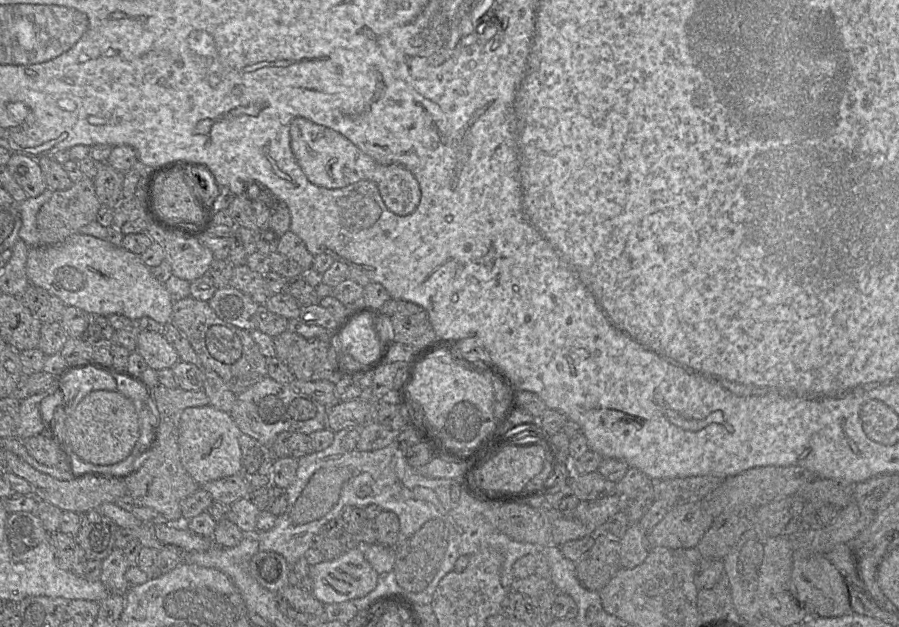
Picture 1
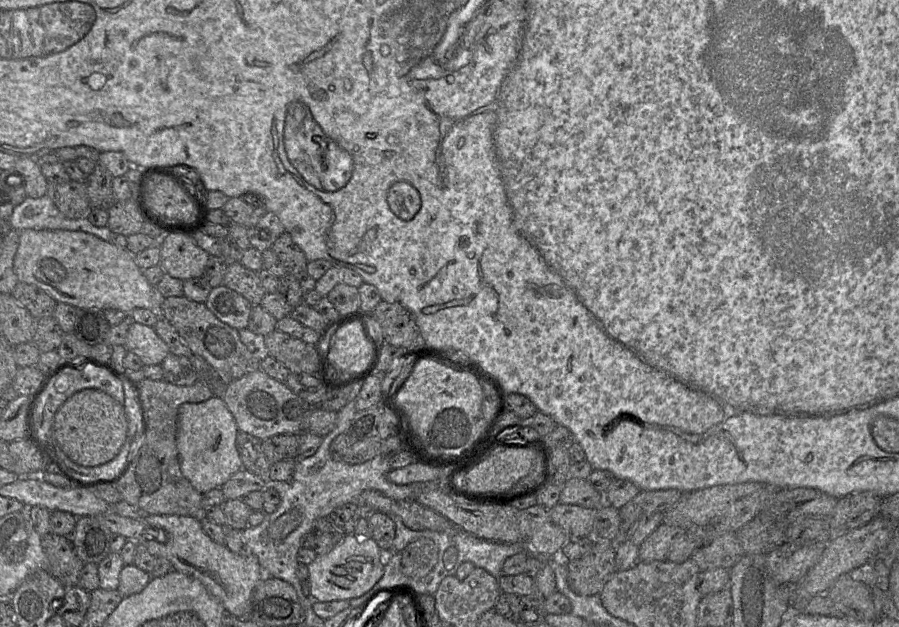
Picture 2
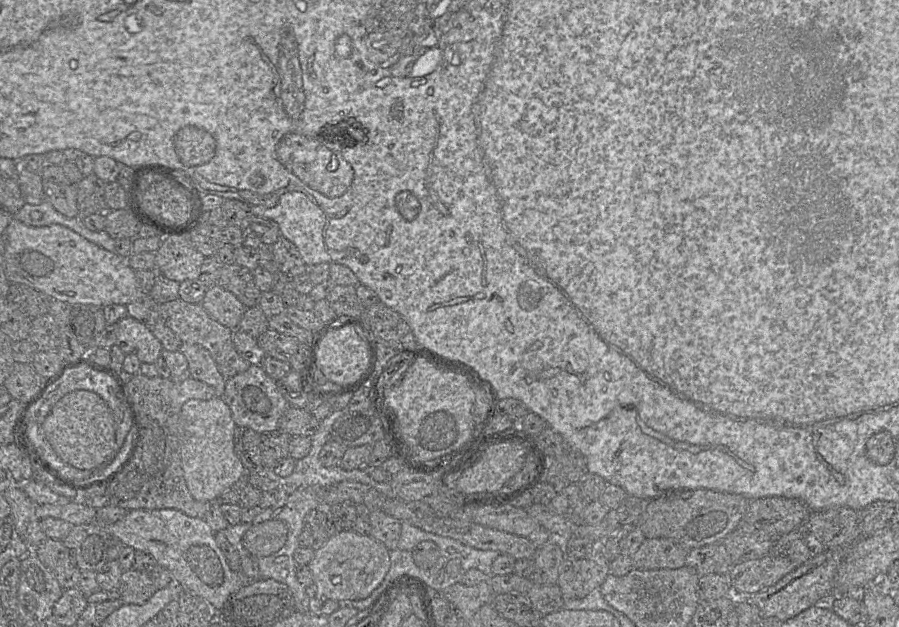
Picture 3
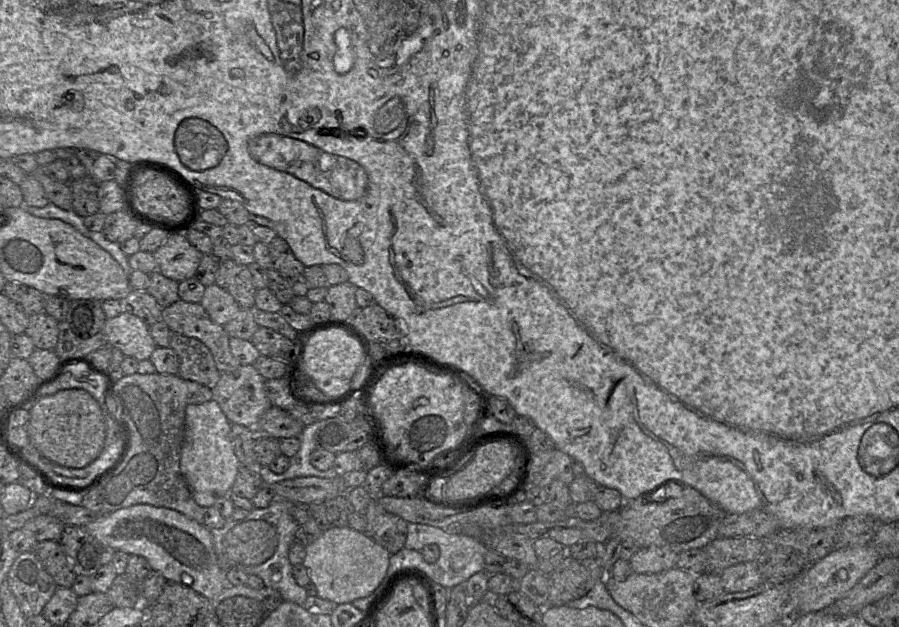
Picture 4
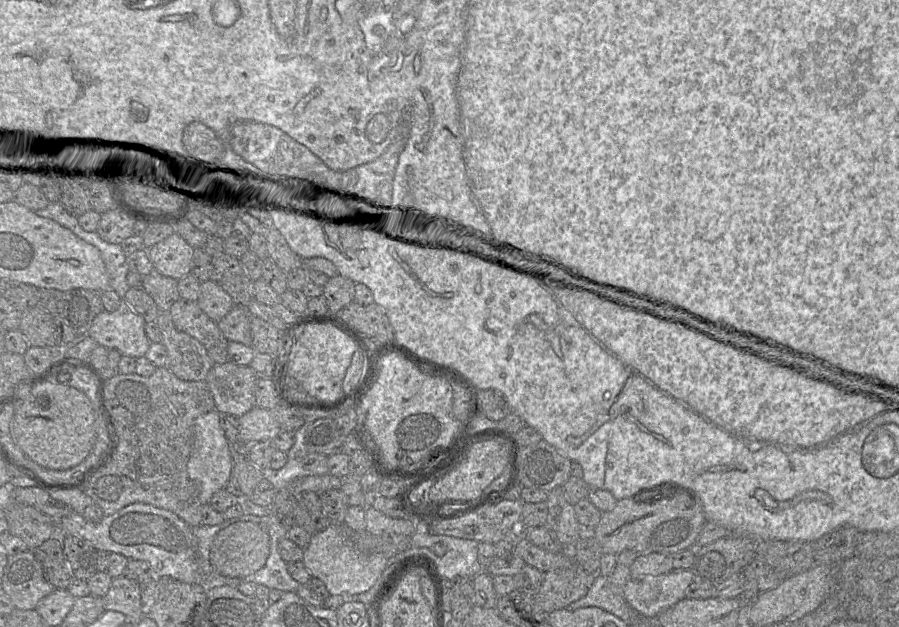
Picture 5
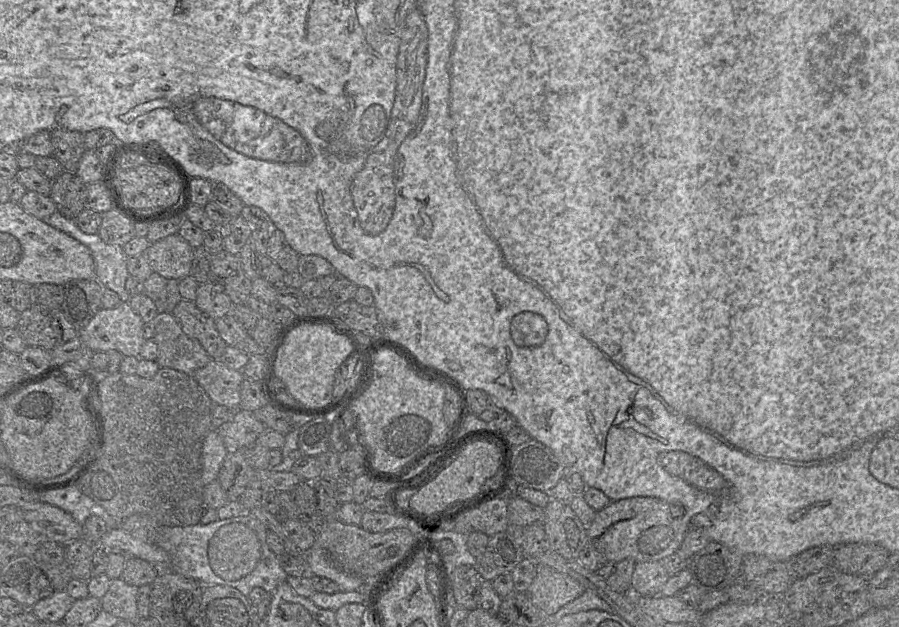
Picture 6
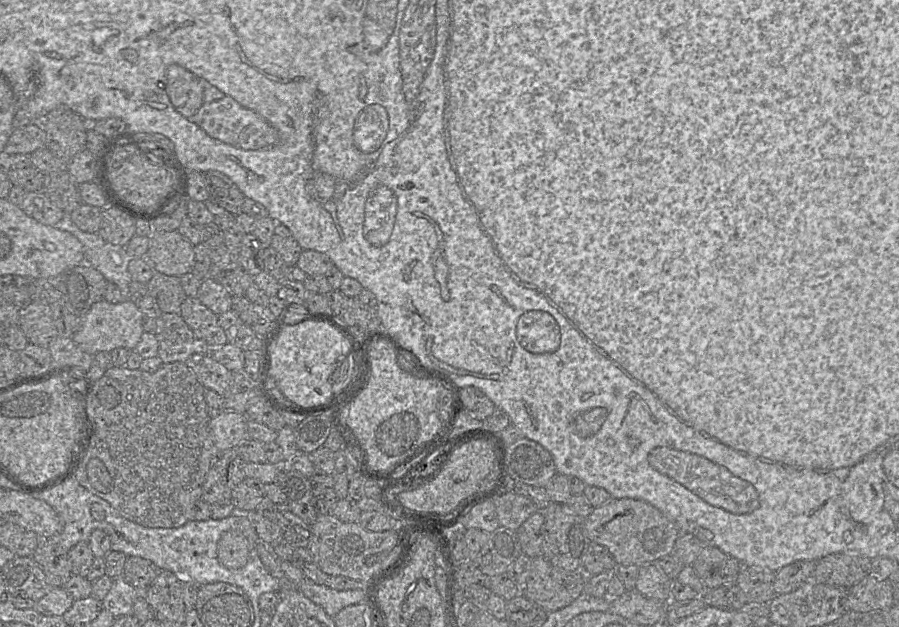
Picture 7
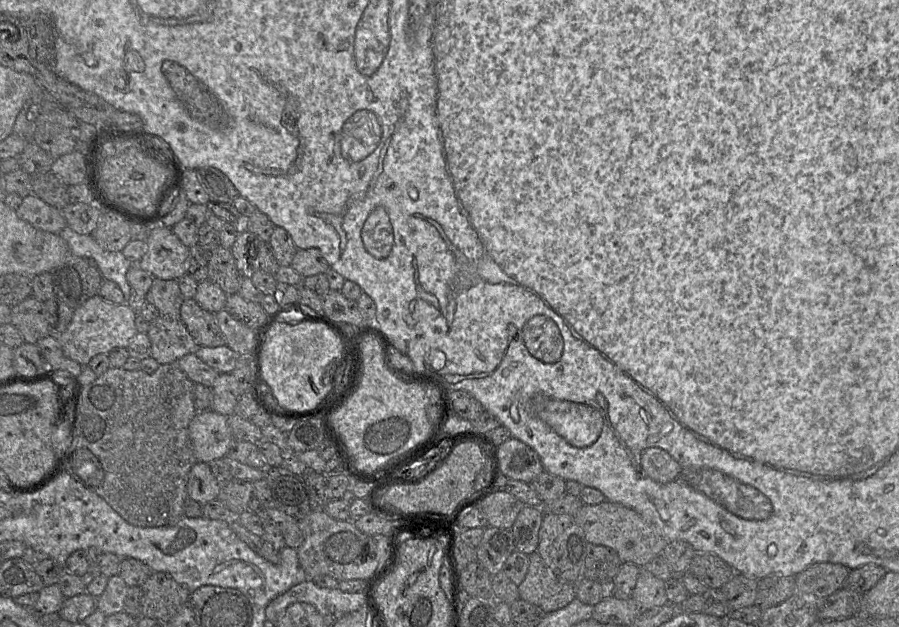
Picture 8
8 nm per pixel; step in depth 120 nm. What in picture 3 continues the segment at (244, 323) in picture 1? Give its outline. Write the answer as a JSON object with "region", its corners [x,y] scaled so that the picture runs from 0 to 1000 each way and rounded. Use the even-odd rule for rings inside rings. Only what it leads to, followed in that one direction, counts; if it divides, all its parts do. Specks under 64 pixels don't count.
{"region":[[[245,455],[230,459],[224,486],[237,509],[258,526],[265,523],[274,493],[258,466]]]}

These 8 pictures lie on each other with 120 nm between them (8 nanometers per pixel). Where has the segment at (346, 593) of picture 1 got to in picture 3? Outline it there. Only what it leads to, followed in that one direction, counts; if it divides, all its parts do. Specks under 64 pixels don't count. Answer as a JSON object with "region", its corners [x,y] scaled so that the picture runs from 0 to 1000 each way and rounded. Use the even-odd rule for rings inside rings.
{"region":[[[393,845],[367,855],[357,874],[349,879],[347,893],[341,900],[352,936],[350,954],[377,962],[406,955],[424,931],[434,907],[433,882],[425,864]]]}

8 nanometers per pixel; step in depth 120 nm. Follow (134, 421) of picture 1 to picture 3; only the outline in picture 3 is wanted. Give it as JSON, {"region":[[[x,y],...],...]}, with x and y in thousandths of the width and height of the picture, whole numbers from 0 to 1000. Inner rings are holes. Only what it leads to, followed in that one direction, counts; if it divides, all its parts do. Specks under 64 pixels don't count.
{"region":[[[83,622],[70,632],[51,663],[48,686],[67,732],[87,748],[105,746],[129,716],[126,660],[119,643],[99,622]]]}

